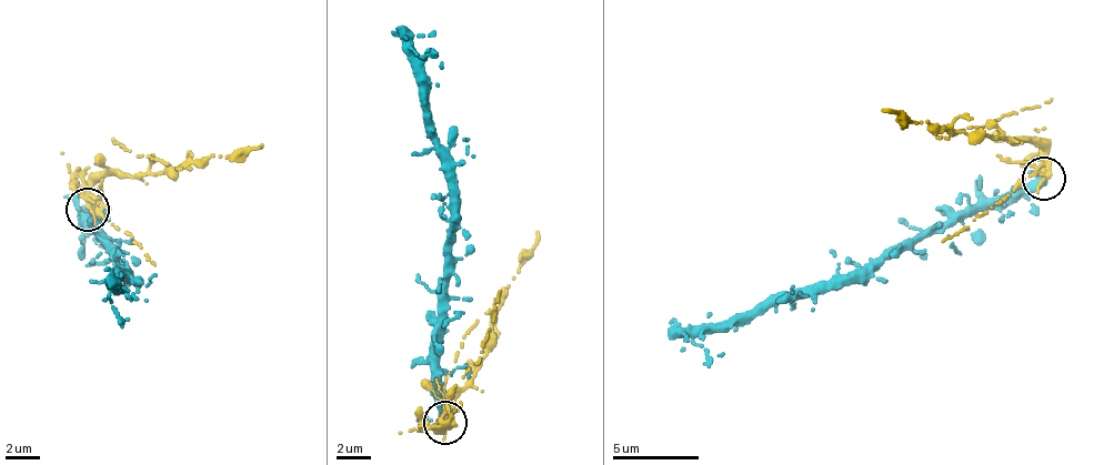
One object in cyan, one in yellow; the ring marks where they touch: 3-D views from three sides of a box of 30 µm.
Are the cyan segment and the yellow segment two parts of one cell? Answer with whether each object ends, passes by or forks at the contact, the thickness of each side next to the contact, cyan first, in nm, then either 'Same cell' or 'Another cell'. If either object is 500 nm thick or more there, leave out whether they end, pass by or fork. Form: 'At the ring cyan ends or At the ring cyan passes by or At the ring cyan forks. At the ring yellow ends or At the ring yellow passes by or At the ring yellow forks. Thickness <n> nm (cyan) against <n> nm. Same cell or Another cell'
At the ring cyan passes by. At the ring yellow passes by. Thickness 340 nm (cyan) against 400 nm. Another cell

